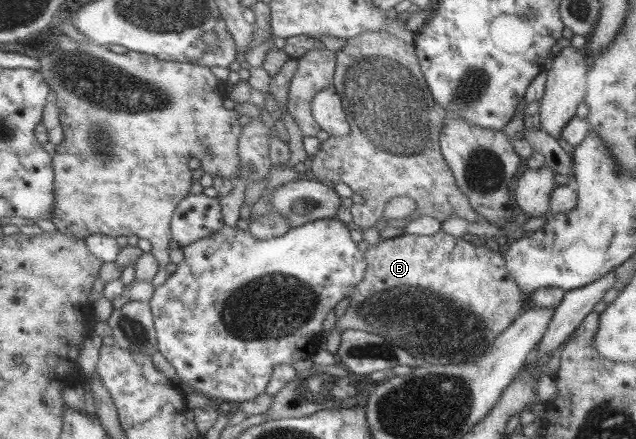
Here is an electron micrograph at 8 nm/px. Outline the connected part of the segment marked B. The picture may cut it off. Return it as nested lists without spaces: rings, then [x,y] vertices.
[[[440,230],[434,235],[400,235],[384,239],[365,252],[369,272],[342,318],[332,318],[322,342],[332,331],[362,330],[408,345],[415,359],[440,365],[476,360],[498,334],[522,312],[519,287],[505,266],[502,249],[494,252]]]

